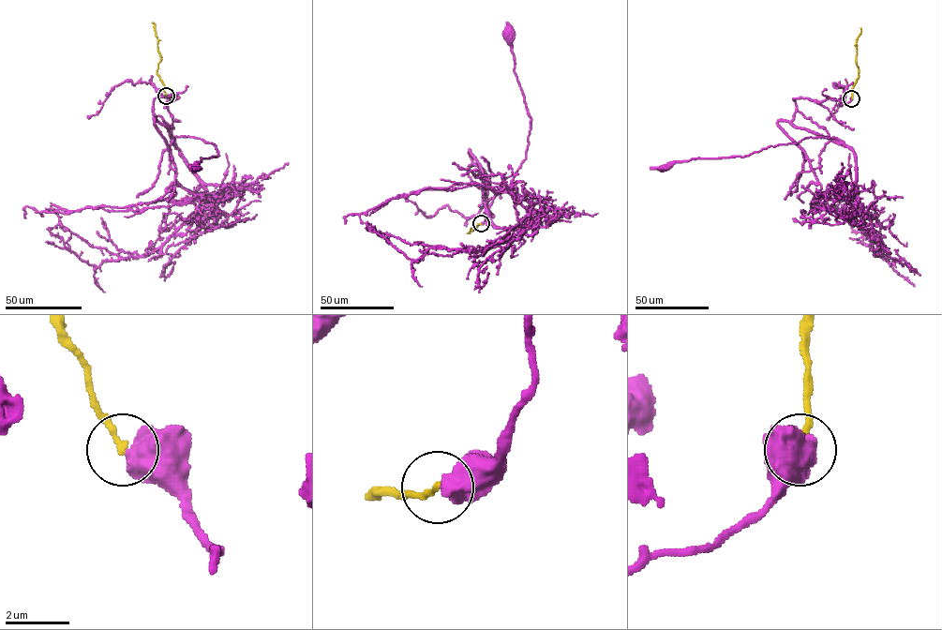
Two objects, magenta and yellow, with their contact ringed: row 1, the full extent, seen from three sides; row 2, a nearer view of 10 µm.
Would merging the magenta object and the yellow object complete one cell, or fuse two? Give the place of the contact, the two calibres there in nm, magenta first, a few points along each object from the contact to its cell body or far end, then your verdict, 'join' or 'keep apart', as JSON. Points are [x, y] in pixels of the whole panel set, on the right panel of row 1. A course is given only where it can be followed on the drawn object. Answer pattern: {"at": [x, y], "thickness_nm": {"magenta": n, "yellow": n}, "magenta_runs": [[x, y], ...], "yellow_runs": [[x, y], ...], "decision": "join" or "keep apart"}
{"at": [851, 98], "thickness_nm": {"magenta": 800, "yellow": 180}, "magenta_runs": [[852, 98], [793, 99], [805, 117], [841, 143], [807, 138], [747, 156], [691, 158], [665, 168]], "yellow_runs": [[852, 98], [851, 89], [859, 76], [856, 40], [860, 28]], "decision": "keep apart"}

